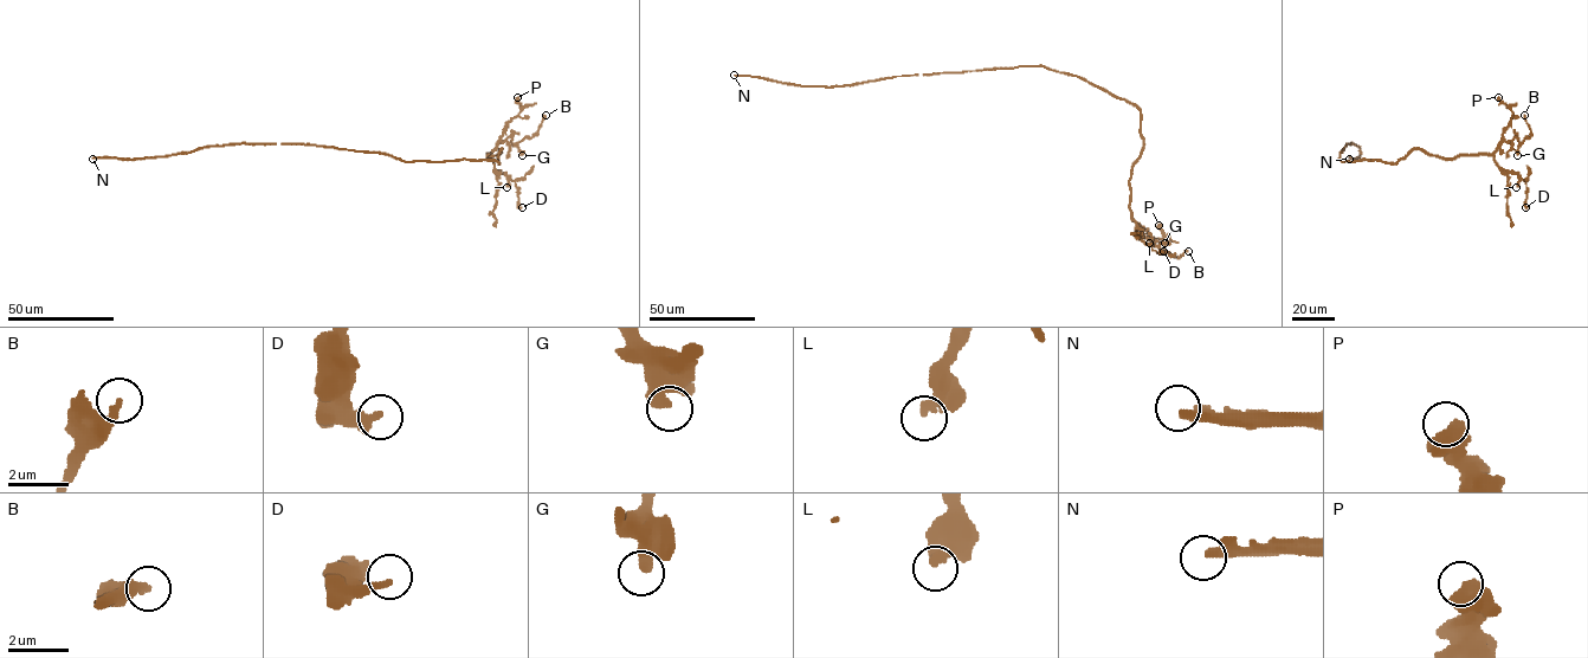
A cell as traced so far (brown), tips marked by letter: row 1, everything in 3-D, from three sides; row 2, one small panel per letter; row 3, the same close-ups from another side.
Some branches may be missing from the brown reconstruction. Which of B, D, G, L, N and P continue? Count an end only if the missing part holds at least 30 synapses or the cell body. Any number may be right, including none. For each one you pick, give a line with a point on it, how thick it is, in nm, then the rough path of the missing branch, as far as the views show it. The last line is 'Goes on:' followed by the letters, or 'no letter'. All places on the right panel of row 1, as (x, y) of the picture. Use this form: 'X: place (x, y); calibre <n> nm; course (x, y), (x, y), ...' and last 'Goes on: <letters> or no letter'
N: place (1349, 159); calibre 320 nm; course (1349, 159), (1343, 163), (1353, 176), (1373, 174), (1386, 180), (1394, 161), (1383, 165), (1373, 141)
Goes on: N

